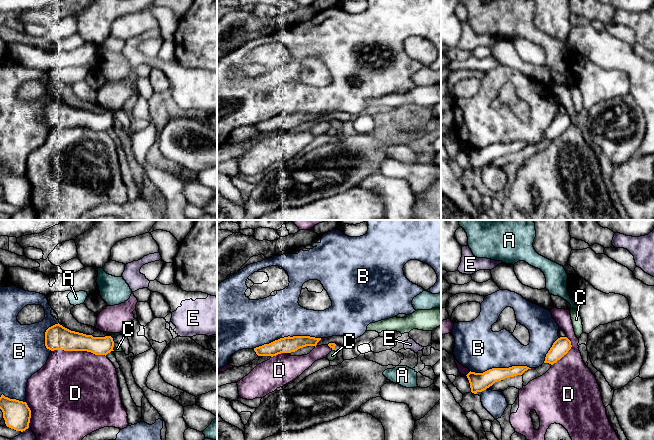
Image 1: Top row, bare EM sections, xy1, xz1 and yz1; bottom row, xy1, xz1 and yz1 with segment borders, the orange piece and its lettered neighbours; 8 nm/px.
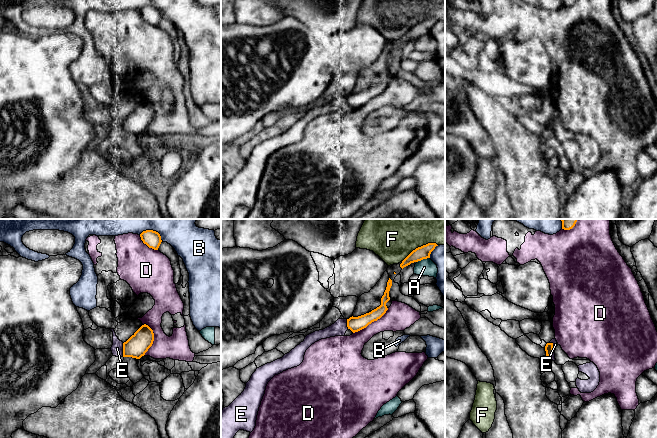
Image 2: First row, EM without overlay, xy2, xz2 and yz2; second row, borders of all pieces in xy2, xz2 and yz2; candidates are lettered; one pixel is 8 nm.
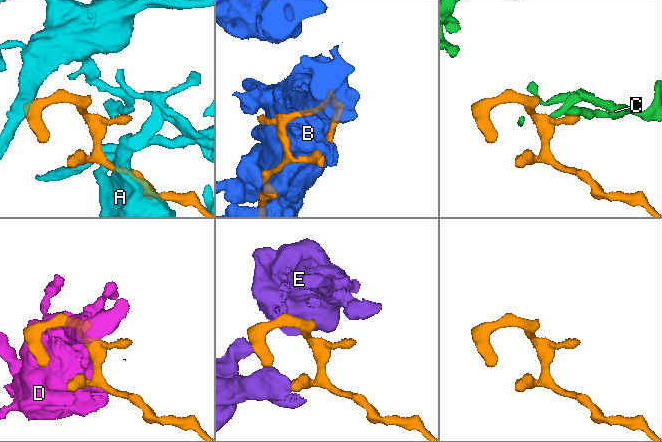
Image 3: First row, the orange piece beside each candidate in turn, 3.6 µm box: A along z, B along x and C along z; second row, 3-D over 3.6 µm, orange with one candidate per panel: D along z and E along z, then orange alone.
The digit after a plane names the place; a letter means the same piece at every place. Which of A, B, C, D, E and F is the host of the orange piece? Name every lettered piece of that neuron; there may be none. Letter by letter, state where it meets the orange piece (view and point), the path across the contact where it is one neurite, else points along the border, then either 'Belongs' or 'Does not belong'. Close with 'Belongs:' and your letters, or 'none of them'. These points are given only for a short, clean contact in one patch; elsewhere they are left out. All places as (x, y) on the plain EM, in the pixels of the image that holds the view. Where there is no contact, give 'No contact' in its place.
A: Touches orange at xz2 (423, 34). Does not belong
B: Touches orange at xz1 (286, 113). Does not belong
C: Touches orange at xy1 (113, 122). Boundary: xy1 (114, 119), (113, 126). Does not belong
D: Touches orange at xy1 (78, 126). Does not belong
E: Touches orange at yz2 (552, 126). Does not belong
F: Touches orange at xz2 (419, 23). Does not belong
Belongs: none of them

